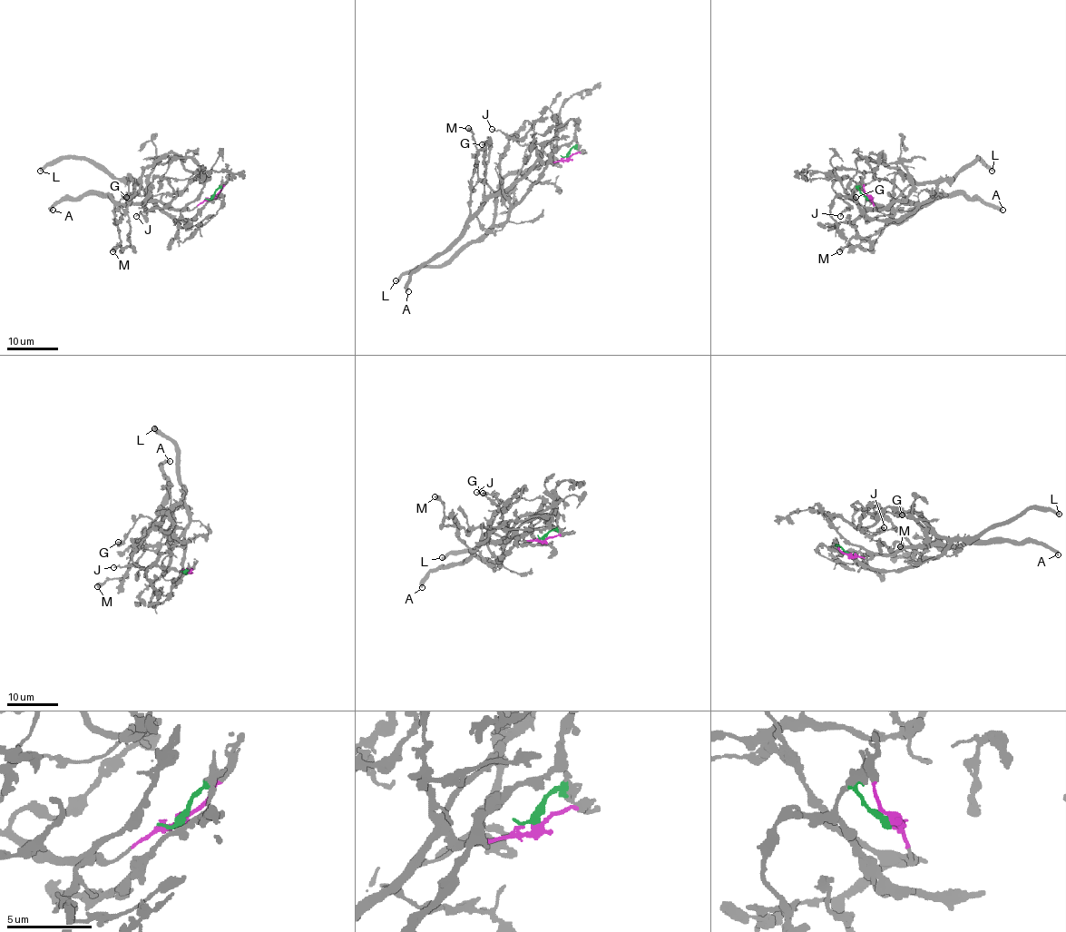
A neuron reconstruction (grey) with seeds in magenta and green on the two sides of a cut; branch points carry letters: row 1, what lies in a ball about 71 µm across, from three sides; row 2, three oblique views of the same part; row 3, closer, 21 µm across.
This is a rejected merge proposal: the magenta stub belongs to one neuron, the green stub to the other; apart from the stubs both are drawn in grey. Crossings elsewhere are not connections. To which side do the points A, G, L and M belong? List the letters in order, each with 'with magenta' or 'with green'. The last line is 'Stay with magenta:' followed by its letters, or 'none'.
A: with magenta
G: with magenta
L: with green
M: with magenta
Stay with magenta: A, G, M

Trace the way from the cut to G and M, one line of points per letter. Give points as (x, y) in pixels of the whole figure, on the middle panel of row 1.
G: (566, 156), (563, 160), (537, 161), (507, 187), (484, 195), (489, 143), (482, 144)
M: (566, 156), (563, 160), (537, 161), (473, 214), (470, 193), (476, 159), (474, 137), (468, 128)

